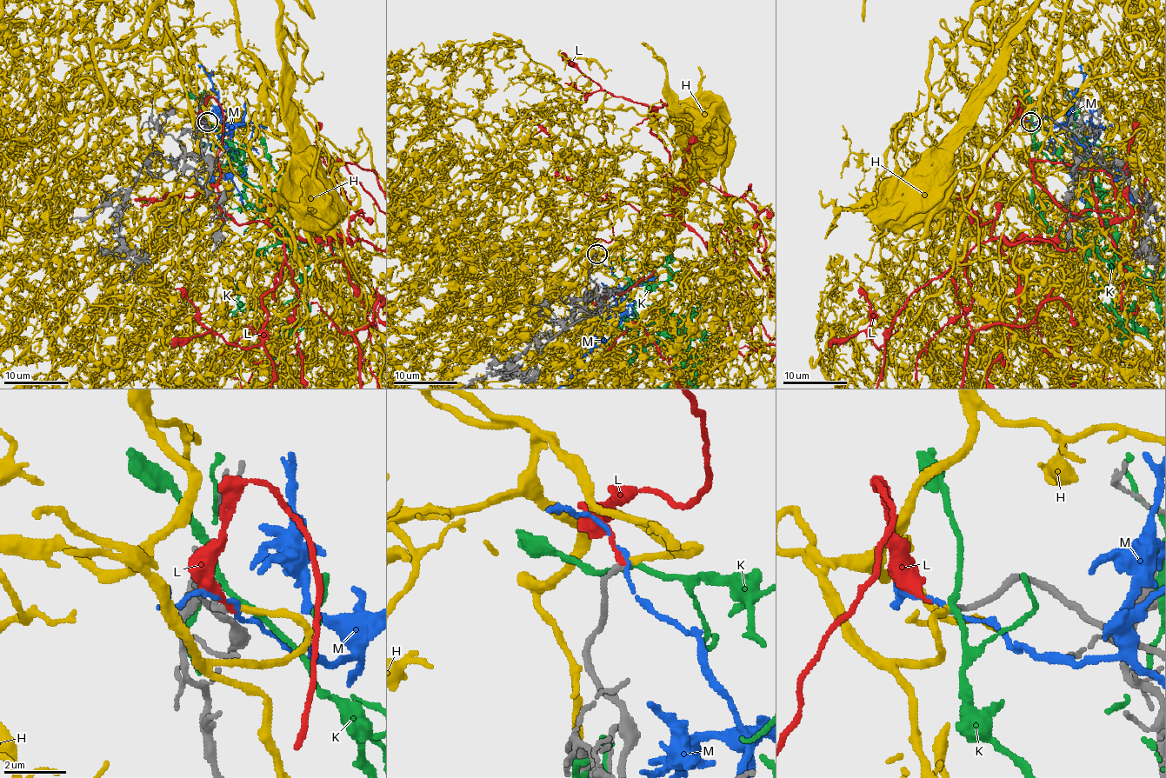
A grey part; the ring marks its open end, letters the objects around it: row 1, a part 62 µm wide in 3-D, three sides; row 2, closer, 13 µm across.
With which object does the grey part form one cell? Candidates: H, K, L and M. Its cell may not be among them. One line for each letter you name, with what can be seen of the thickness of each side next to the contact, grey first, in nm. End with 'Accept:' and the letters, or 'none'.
H: 200 nm thick on the grey side, 190 nm on the other
Accept: H

